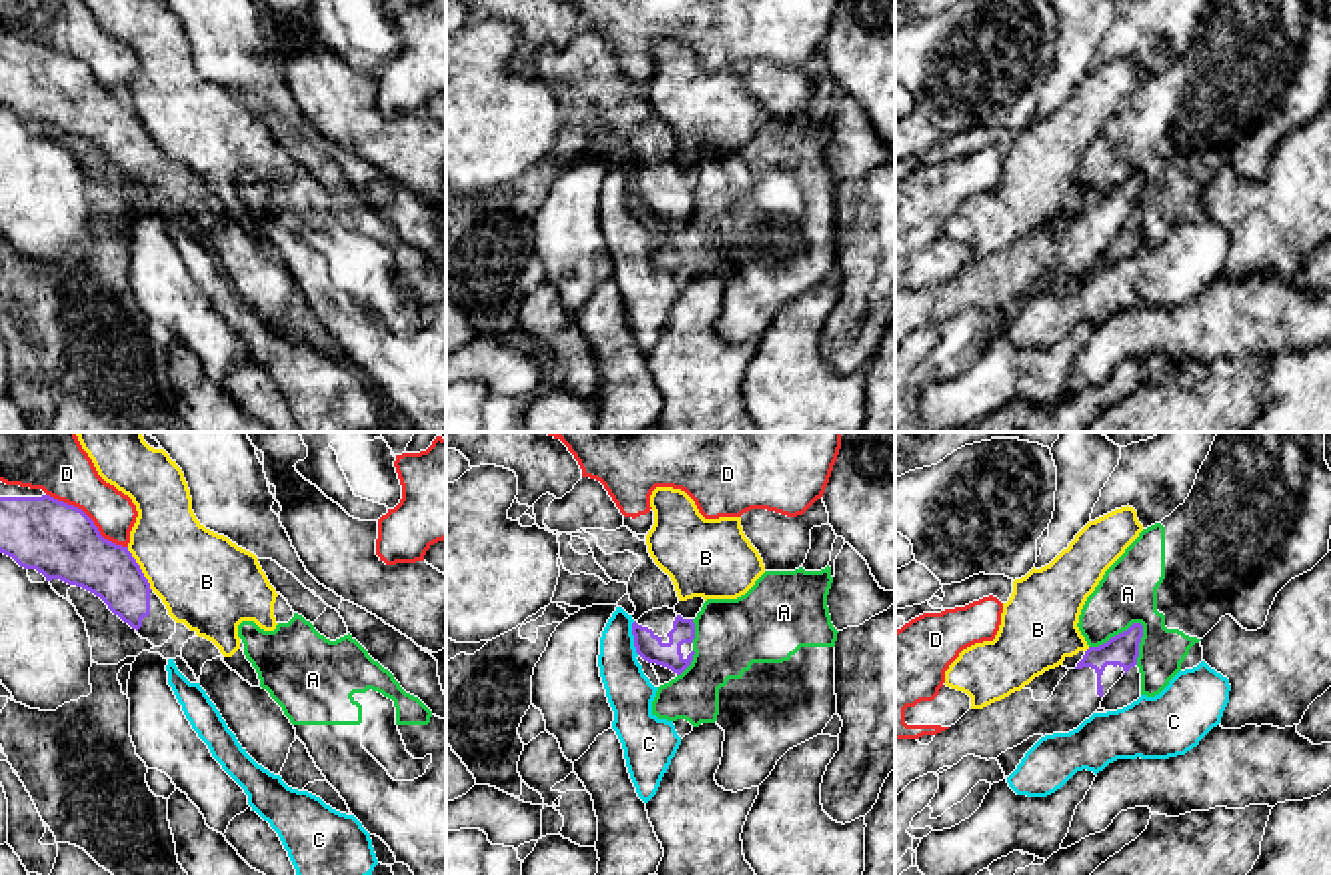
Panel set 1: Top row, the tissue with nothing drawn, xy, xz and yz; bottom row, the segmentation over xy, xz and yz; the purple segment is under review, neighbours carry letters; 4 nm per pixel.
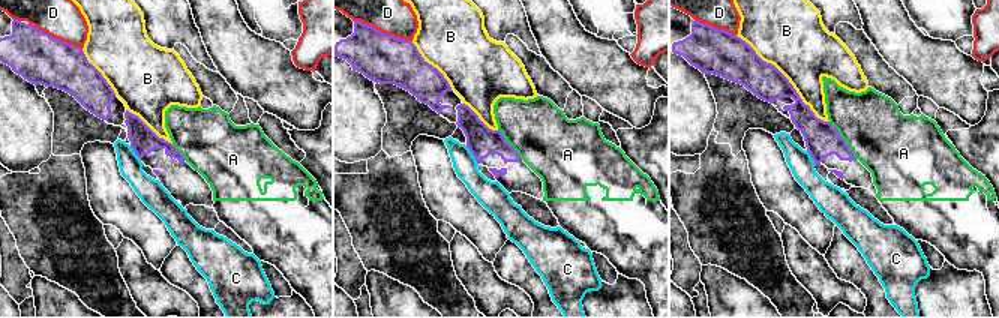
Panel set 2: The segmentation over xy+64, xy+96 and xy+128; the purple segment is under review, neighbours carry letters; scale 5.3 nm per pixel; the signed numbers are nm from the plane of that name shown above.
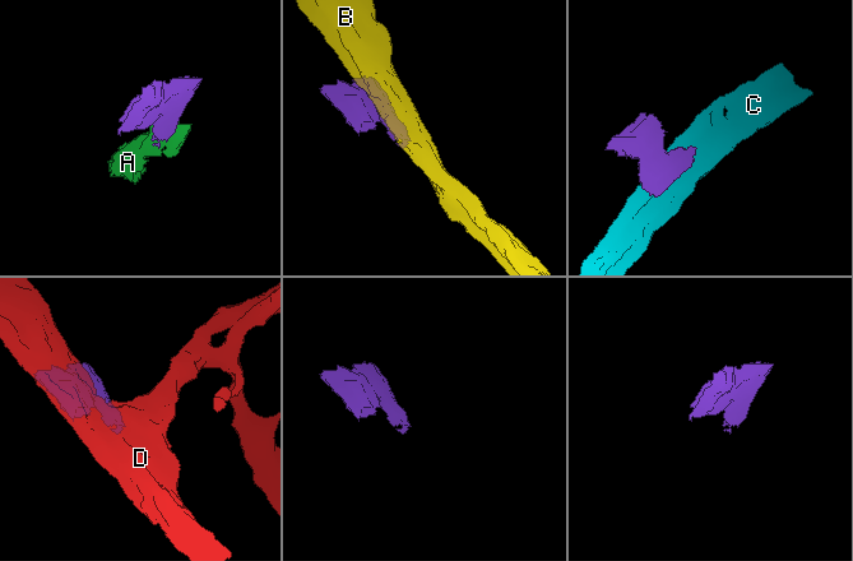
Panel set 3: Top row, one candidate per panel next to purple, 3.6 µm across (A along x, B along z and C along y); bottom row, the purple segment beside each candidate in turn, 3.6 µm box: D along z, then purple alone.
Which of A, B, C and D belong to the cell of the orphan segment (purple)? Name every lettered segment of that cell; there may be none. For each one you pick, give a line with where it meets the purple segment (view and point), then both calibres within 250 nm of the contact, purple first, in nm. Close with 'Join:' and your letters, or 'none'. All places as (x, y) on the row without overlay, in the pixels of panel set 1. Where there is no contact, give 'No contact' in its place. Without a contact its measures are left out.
Join: none

